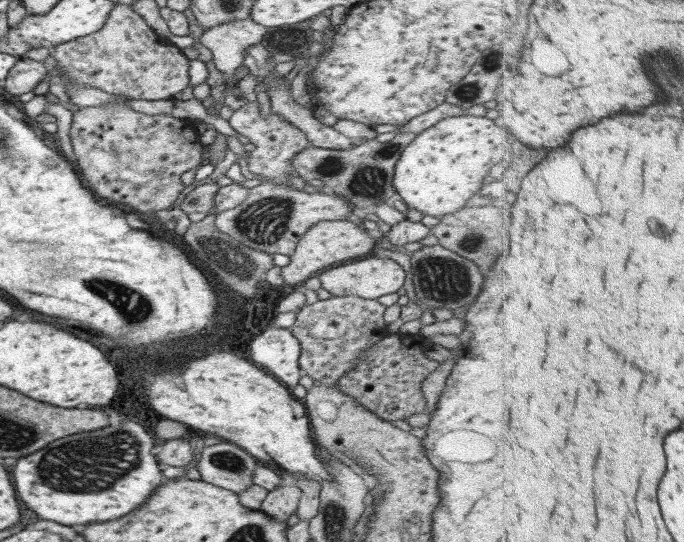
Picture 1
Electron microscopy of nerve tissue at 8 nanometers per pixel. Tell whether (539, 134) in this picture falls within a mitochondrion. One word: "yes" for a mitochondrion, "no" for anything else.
no

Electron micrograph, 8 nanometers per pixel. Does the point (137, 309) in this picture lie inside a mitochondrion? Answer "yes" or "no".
yes

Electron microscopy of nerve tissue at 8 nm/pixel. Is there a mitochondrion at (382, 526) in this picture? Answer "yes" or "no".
no

